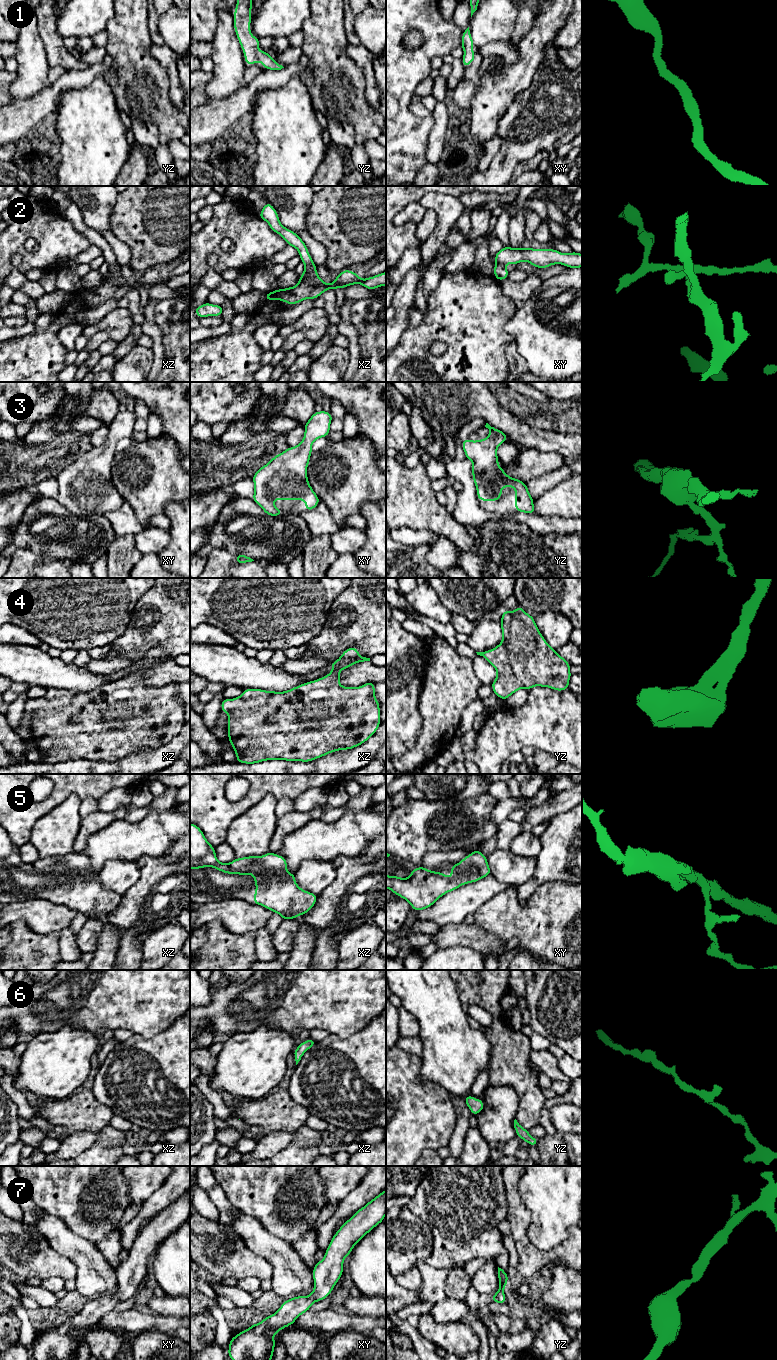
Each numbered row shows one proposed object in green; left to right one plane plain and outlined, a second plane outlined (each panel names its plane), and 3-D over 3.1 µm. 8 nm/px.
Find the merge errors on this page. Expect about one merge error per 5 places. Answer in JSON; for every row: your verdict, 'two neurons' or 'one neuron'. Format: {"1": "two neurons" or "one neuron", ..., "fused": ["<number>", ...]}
{"1": "one neuron", "2": "two neurons", "3": "one neuron", "4": "one neuron", "5": "one neuron", "6": "one neuron", "7": "one neuron", "fused": ["2"]}

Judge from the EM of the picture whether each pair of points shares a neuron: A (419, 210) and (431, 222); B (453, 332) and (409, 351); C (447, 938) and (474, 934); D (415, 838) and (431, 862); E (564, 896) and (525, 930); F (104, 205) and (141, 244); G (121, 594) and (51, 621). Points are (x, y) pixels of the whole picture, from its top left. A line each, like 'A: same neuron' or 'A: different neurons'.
A: different neurons
B: same neuron
C: same neuron
D: different neurons
E: same neuron
F: different neurons
G: same neuron

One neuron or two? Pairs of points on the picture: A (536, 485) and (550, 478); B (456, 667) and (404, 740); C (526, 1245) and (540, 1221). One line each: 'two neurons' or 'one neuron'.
A: one neuron
B: two neurons
C: two neurons

